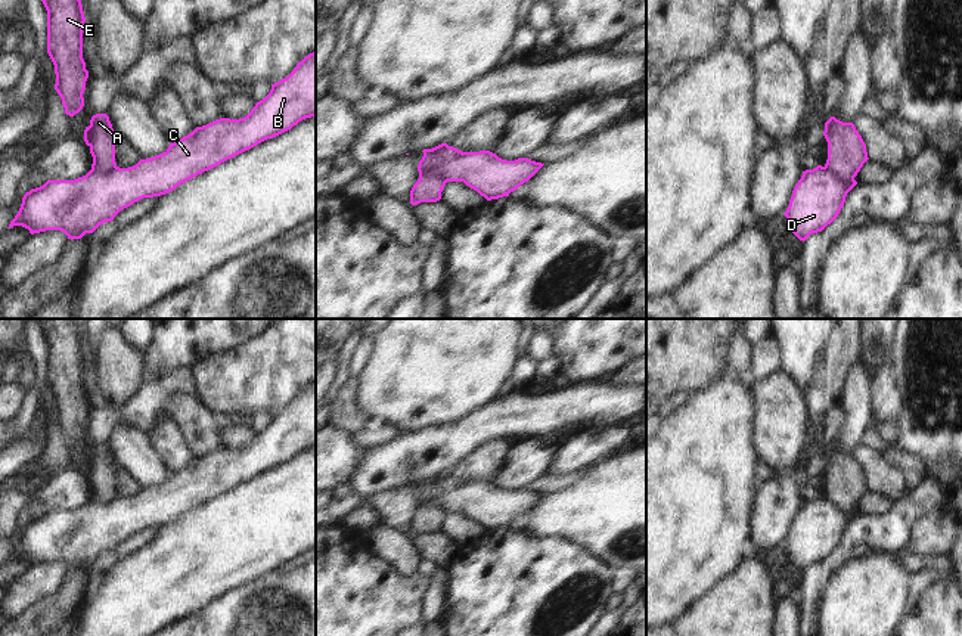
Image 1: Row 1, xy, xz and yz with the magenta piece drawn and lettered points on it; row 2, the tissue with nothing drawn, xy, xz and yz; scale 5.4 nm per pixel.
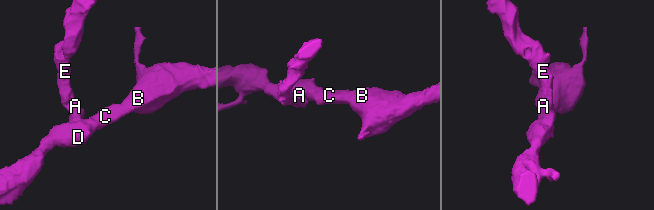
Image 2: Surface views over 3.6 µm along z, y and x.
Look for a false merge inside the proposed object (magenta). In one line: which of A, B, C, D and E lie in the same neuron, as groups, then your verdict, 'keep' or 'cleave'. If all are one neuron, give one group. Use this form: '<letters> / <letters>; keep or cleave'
A E / B C D; cleave

